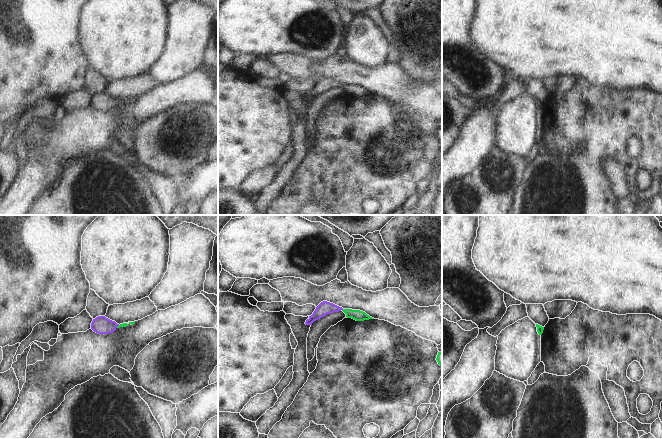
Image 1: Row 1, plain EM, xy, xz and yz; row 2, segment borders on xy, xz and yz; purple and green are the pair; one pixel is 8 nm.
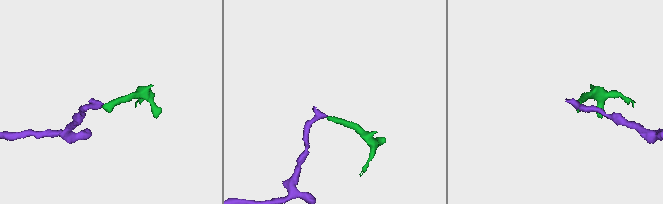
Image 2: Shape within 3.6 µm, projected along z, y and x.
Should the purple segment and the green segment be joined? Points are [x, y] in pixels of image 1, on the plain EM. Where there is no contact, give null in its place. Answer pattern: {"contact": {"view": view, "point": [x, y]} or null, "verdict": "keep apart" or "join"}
{"contact": {"view": "xy", "point": [117, 102]}, "verdict": "join"}

